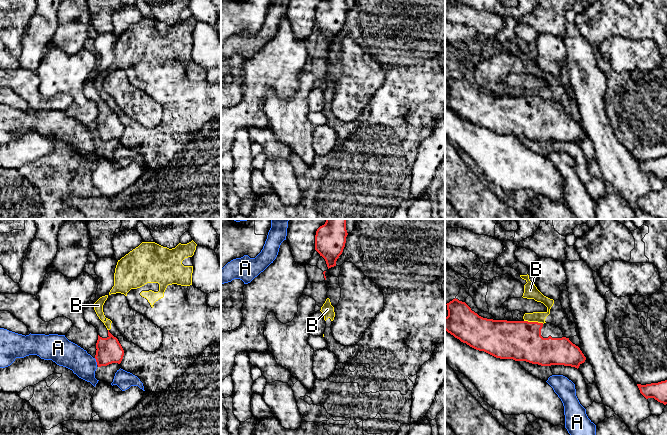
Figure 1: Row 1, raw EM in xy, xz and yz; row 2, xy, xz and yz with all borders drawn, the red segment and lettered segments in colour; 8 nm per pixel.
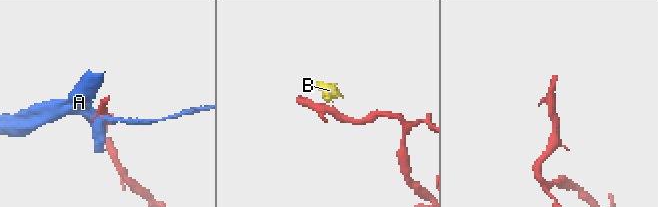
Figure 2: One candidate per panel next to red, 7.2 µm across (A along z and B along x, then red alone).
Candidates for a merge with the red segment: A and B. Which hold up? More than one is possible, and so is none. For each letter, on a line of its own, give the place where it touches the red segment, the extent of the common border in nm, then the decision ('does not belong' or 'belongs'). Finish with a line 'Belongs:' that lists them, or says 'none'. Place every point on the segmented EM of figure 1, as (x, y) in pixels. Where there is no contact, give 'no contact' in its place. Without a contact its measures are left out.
A: xy (96, 361) | 60 nm | does not belong
B: yz (534, 322) | 160 nm | does not belong
Belongs: none

